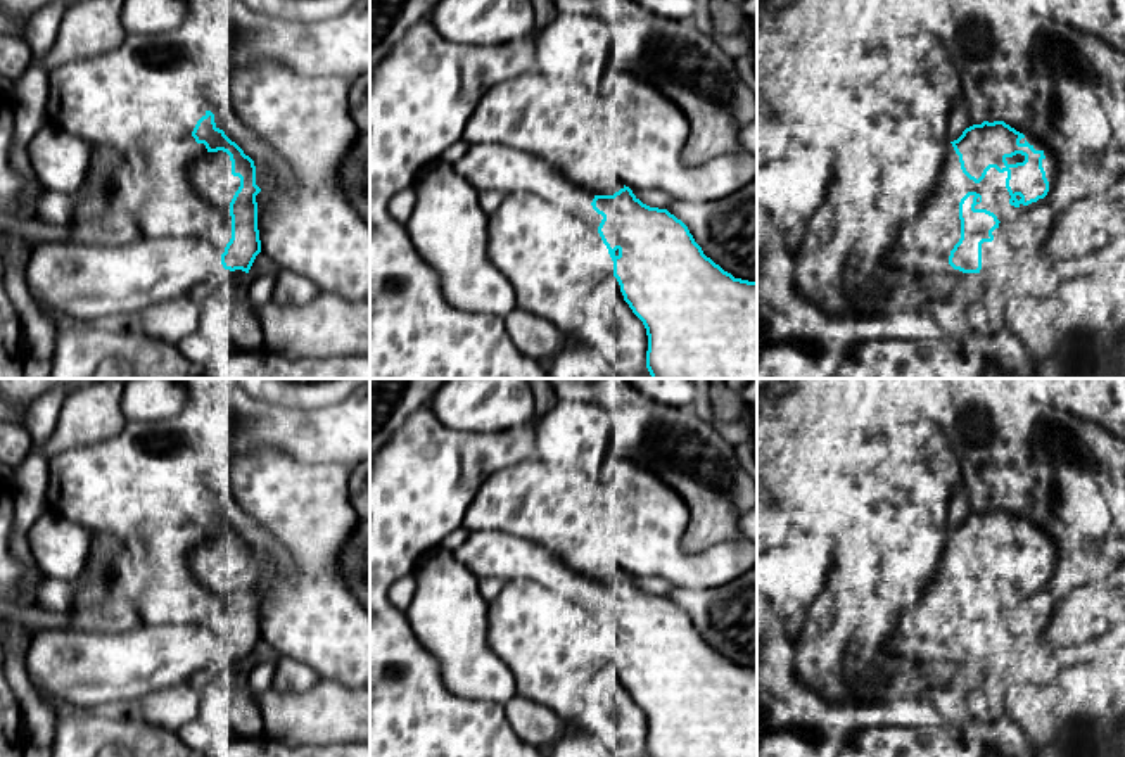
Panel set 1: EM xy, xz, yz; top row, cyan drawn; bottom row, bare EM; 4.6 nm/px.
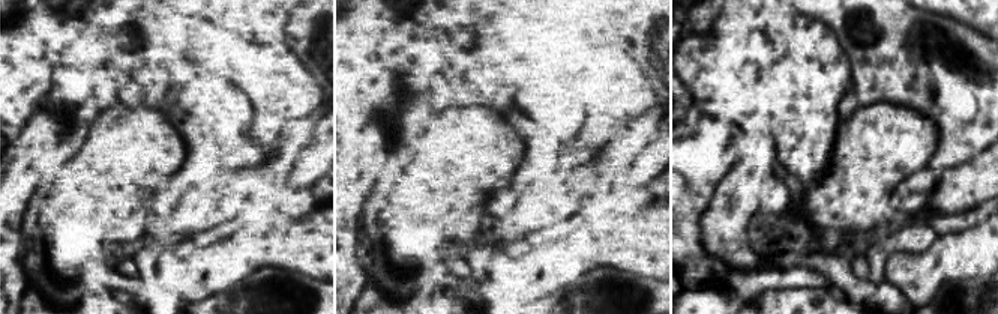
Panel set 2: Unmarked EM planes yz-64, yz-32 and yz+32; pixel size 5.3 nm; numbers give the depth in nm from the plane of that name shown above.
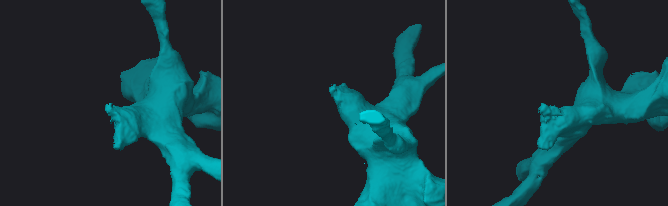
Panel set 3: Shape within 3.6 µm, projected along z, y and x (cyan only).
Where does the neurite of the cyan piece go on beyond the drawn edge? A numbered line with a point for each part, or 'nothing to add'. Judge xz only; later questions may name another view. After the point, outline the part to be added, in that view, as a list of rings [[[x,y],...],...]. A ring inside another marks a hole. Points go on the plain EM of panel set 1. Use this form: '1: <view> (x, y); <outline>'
1: xz (562, 510); [[[527,458],[494,472],[482,482],[463,517],[463,527],[470,532],[503,531],[525,538],[556,553],[570,569],[594,582],[613,582],[626,570],[613,558],[607,538],[605,503],[607,491],[596,479]]]

